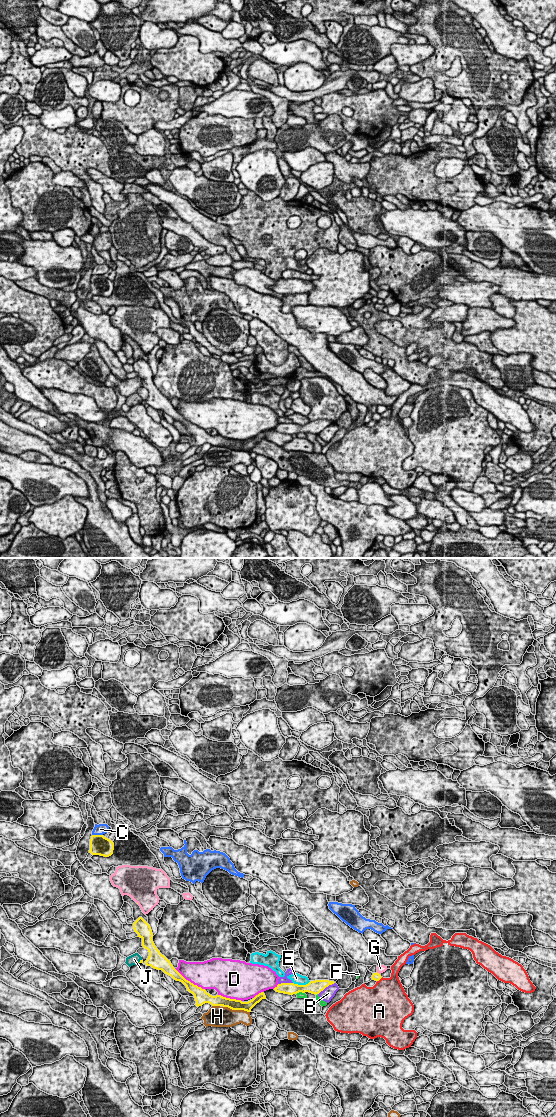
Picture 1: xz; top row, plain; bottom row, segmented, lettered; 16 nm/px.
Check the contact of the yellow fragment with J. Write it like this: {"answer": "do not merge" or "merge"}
{"answer": "merge"}

